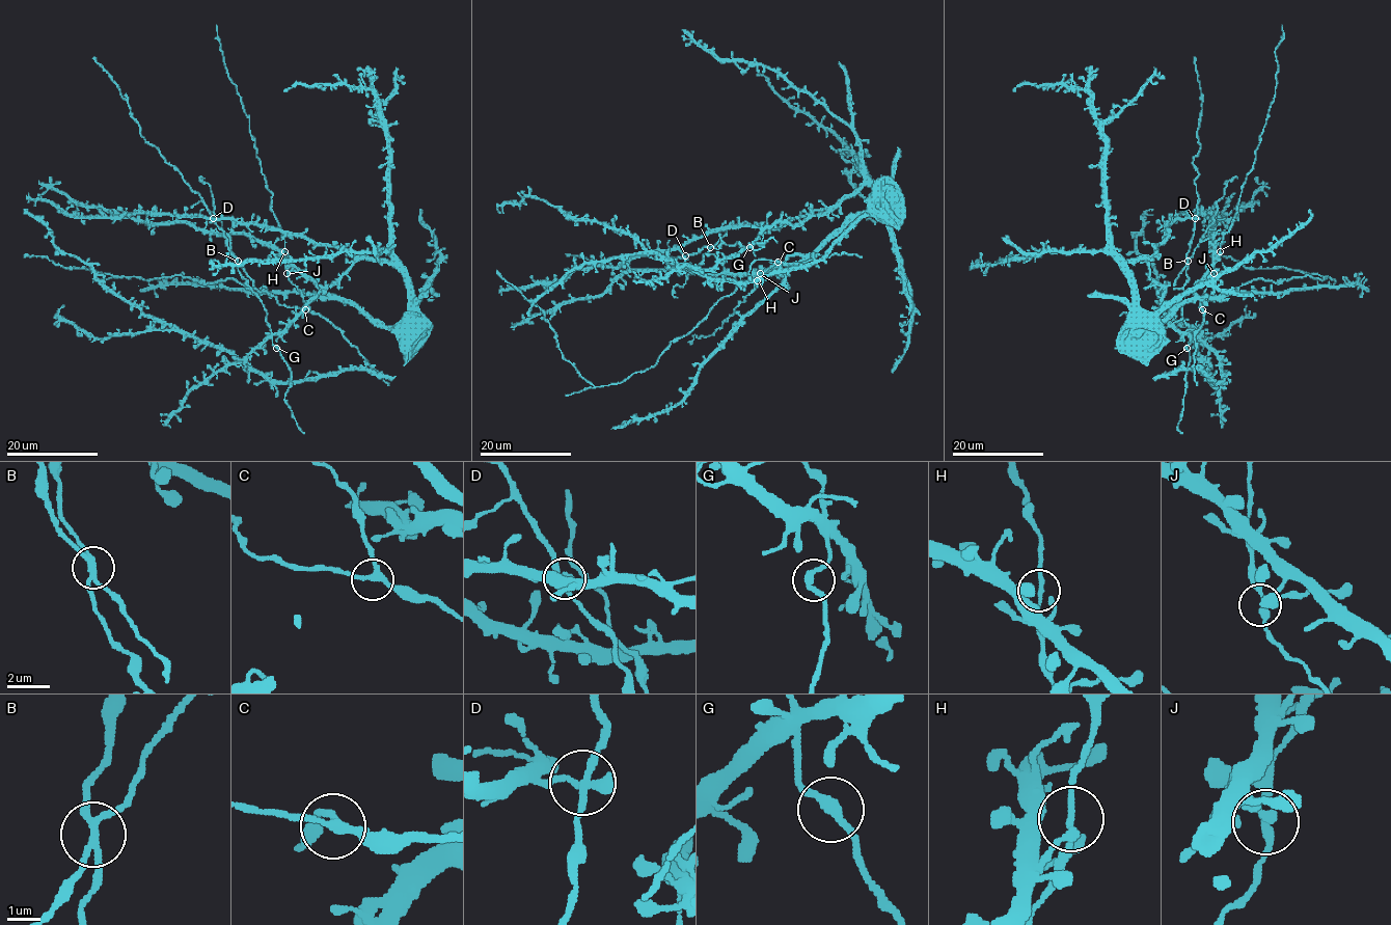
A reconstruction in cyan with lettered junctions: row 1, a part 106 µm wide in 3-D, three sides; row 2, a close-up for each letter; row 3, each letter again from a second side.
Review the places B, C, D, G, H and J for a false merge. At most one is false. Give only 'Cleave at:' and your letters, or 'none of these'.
Cleave at: B

